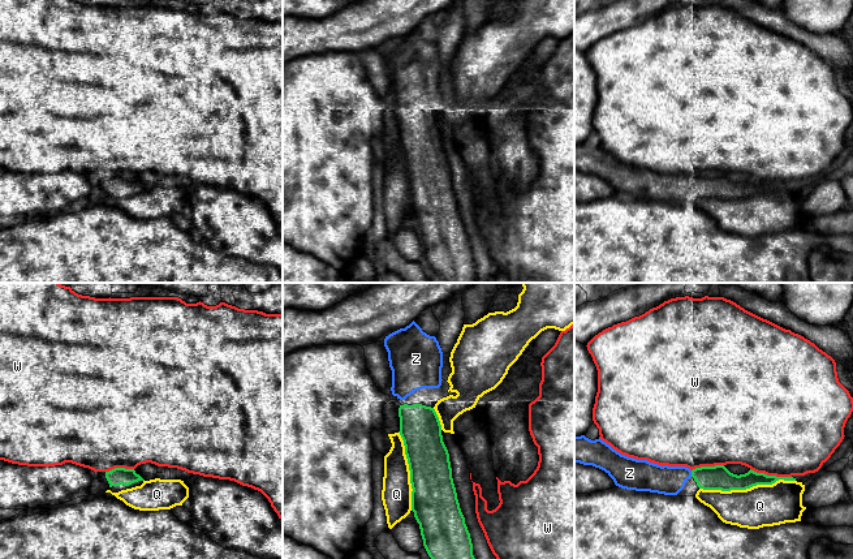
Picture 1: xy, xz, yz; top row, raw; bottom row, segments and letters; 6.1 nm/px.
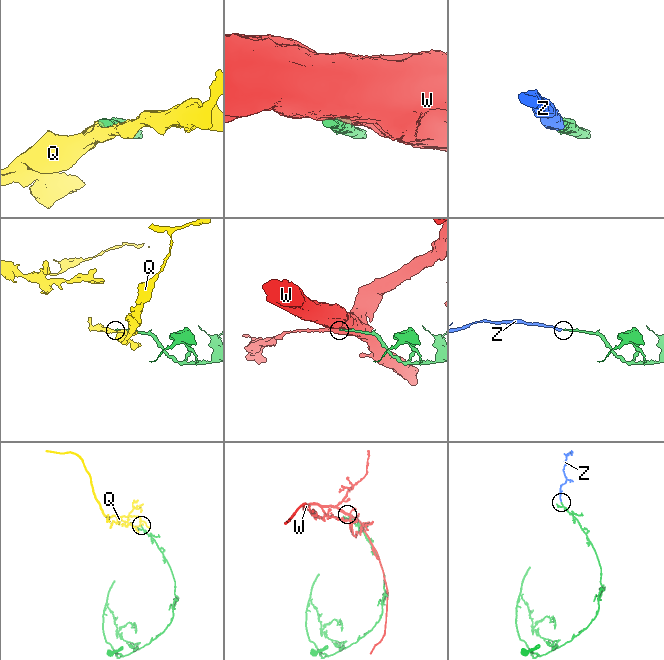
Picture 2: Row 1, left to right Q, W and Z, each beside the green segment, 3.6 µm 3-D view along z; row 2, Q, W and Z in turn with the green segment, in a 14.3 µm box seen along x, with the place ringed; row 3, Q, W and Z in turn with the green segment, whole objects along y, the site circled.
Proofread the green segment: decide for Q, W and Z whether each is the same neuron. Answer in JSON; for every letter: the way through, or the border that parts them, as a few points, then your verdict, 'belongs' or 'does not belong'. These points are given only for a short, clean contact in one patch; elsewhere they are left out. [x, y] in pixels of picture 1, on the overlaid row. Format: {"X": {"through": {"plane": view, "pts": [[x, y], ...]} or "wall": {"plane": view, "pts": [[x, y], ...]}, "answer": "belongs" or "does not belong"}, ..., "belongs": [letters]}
{"Q": {"answer": "does not belong"}, "W": {"answer": "does not belong"}, "Z": {"answer": "belongs"}, "belongs": ["Z"]}

